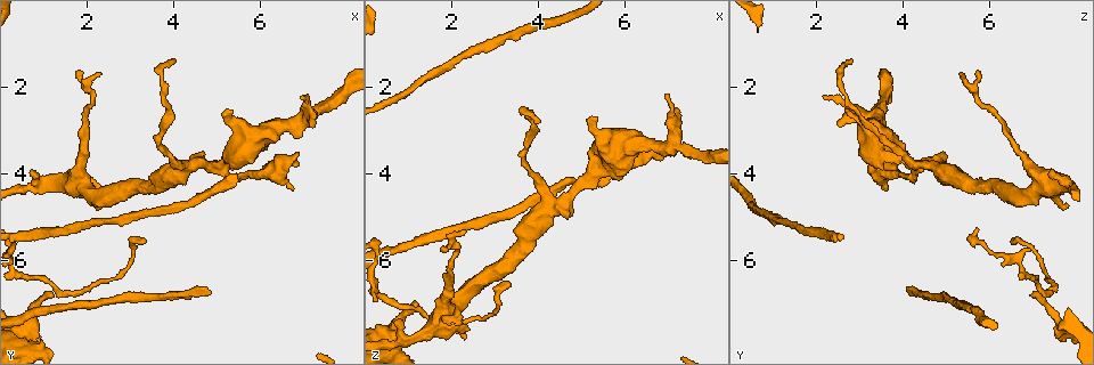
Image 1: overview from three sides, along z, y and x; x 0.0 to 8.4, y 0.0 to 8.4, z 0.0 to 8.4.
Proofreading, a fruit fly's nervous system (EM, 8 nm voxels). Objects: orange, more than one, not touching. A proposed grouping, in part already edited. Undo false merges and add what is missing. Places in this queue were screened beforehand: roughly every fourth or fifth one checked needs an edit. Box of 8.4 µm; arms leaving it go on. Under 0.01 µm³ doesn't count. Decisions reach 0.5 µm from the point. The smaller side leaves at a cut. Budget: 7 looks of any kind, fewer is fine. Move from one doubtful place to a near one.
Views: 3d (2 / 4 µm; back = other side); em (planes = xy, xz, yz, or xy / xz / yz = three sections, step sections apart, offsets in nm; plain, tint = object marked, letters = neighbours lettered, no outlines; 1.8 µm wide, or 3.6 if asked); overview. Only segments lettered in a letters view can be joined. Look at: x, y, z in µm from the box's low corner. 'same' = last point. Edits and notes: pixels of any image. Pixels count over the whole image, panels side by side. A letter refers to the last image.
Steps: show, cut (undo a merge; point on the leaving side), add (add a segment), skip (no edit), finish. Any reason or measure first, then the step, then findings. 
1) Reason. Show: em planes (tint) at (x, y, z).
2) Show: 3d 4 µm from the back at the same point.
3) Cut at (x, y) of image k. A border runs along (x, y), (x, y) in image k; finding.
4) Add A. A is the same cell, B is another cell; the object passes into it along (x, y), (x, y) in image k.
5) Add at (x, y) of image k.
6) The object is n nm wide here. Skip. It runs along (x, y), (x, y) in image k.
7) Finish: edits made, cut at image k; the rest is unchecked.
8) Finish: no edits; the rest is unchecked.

An open end. Show: em planes (plain) at (7.15, 2.80, 2.50).

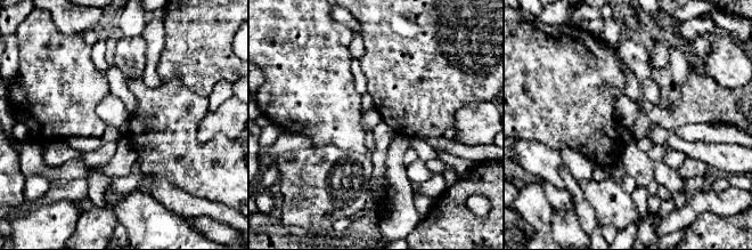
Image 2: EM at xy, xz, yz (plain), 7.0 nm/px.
See the neighbours. Show: em planes (letters) at the same point.

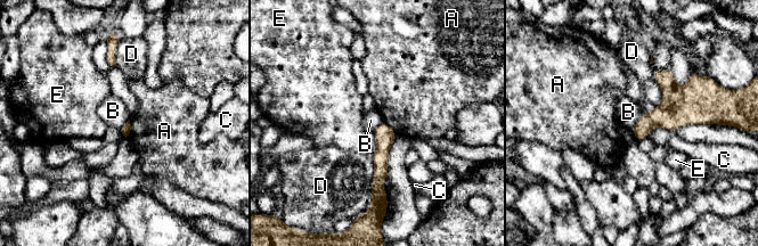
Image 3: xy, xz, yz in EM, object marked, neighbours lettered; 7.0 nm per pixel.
Skip. A, B, C, D and E are other cells; a border runs along (643, 112), (630, 129) in image 3; none of them fits.

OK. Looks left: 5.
Free end. Show: 3d 4 µm at (5.25, 2.55, 2.75).

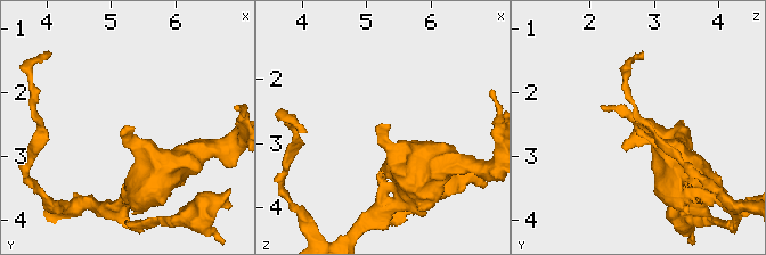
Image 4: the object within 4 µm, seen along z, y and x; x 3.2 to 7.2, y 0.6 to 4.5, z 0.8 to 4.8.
Show: em planes (letters) at (5.20, 2.50, 2.70).

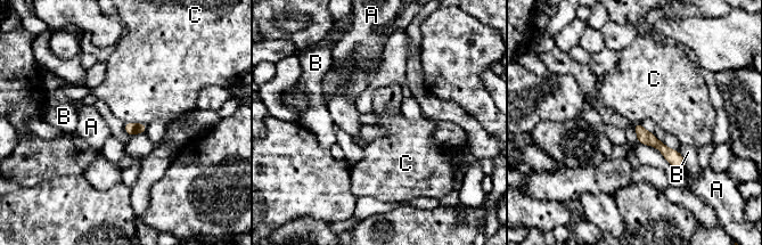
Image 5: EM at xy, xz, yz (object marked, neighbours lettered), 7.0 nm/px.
Skip. A, B and C are other cells; no lettered segment goes on from it.

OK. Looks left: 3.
Three arms meet. Show: 3d 2 µm at (5.15, 3.95, 4.35).

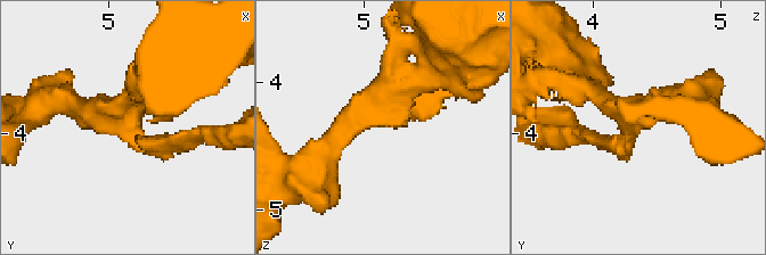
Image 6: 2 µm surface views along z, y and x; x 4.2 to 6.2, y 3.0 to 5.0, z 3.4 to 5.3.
3 arms meet here; need the tissue. Show: em xz step 8 (letters) at (5.18, 3.90, 4.28).

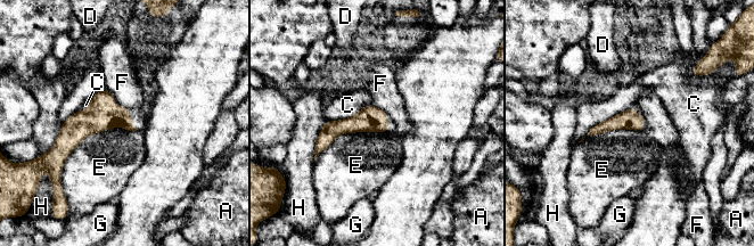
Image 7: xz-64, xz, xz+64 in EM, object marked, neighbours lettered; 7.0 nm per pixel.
The object is 140 nm wide here. Skip. A, C, D, E, F, G and H are other cells; it runs along (384, 115), (338, 126), (318, 149) in image 7; continuous, no second neuron.

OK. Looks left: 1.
Finish: no edits; the rest is unchecked.

